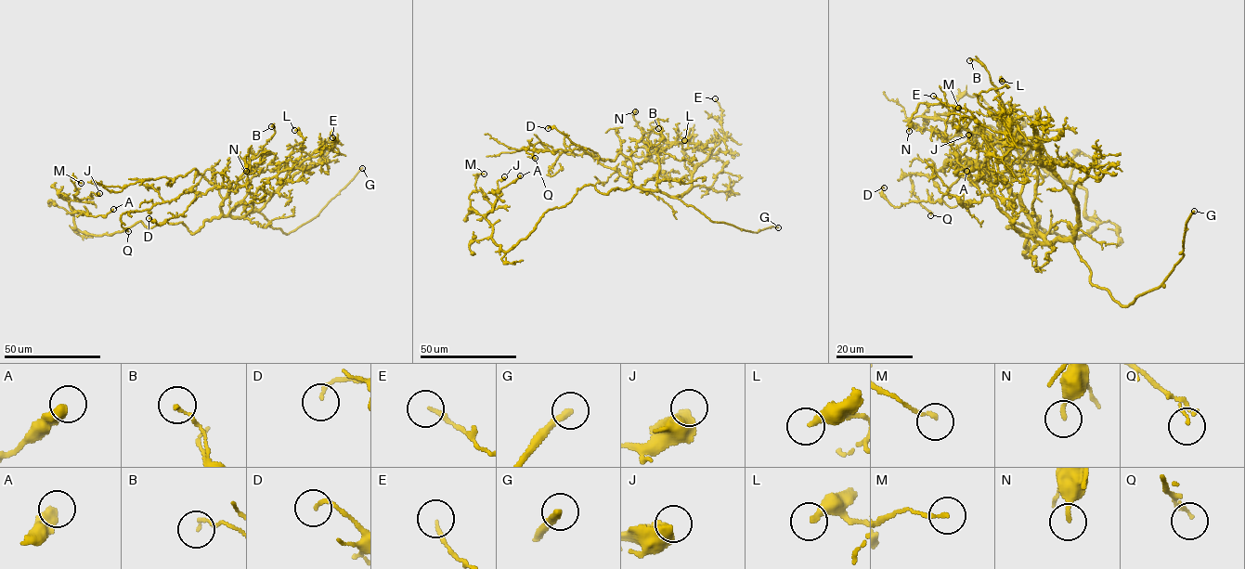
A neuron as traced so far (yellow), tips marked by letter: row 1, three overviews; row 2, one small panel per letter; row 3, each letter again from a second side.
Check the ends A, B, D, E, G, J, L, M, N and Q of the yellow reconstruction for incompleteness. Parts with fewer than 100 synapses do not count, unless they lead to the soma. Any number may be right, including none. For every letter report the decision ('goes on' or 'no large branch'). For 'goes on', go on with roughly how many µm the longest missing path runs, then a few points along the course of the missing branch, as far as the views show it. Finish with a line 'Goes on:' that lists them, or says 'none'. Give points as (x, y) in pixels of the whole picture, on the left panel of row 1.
A: no large branch
B: no large branch
D: no large branch
E: no large branch
G: goes on | 35 µm | (362, 168), (380, 160), (409, 135)
J: no large branch
L: no large branch
M: no large branch
N: no large branch
Q: no large branch
Goes on: G

